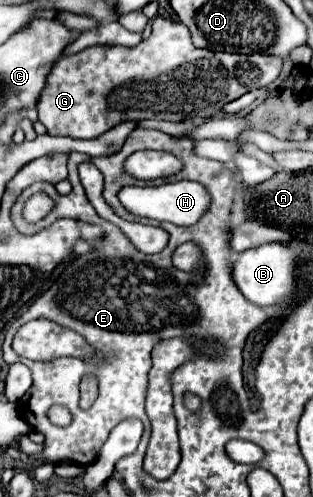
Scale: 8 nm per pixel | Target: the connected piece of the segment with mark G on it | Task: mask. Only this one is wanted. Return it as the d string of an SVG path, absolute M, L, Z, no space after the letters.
M157 17L153 21L153 33L149 39L135 47L107 47L95 45L75 55L63 57L51 69L41 99L37 103L39 121L47 127L49 135L67 135L73 139L93 139L123 121L137 119L163 119L185 121L195 117L213 117L229 101L235 101L247 91L257 91L277 81L281 73L281 57L275 55L237 55L237 53L213 53L209 49L193 47L189 29L183 23Z

